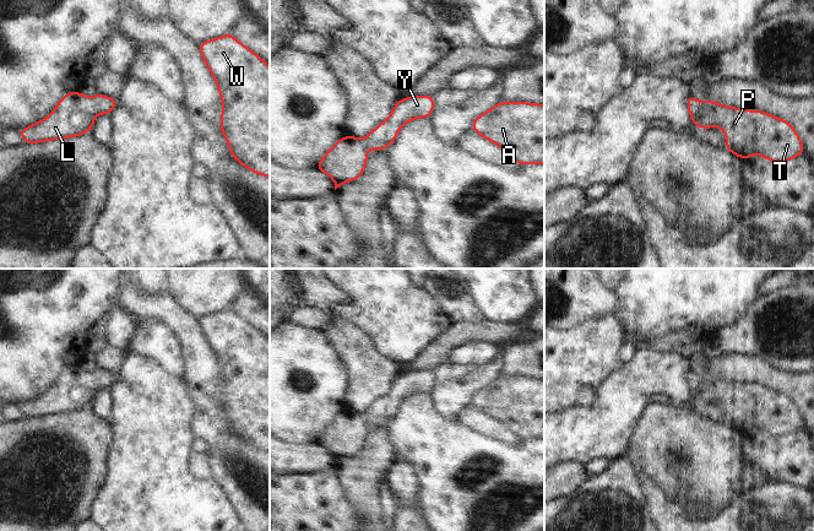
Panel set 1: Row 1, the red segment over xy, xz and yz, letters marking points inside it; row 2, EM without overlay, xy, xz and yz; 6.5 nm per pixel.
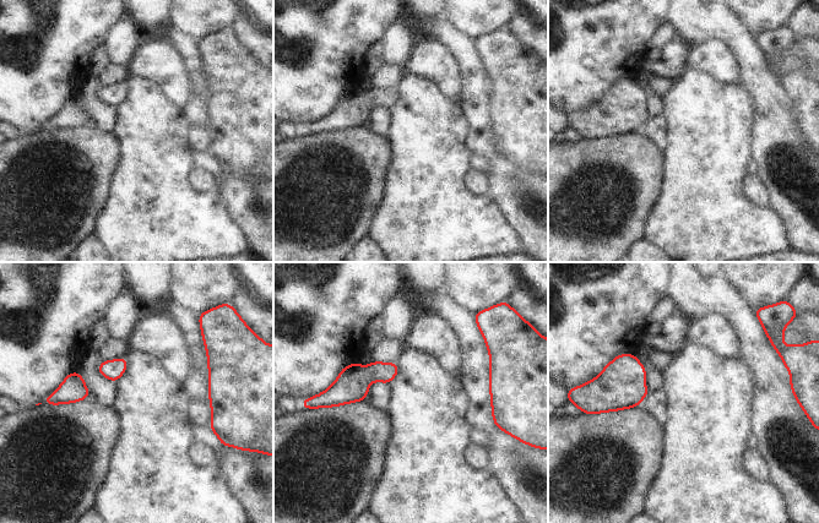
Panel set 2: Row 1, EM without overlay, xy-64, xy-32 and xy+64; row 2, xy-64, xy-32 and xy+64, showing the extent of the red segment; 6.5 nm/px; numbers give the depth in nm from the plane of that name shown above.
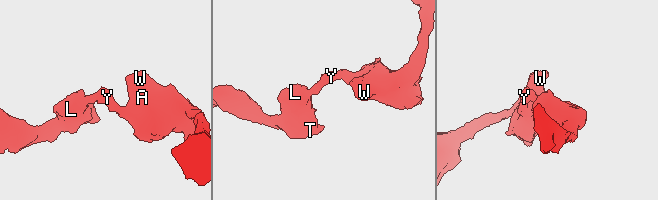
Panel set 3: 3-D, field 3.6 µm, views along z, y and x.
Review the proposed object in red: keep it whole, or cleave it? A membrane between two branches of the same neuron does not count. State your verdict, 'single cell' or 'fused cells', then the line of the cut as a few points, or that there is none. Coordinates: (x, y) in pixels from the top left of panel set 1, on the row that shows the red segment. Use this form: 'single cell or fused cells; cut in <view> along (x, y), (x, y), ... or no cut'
single cell; no cut

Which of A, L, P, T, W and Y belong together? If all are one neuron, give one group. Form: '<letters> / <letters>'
A L P T W Y

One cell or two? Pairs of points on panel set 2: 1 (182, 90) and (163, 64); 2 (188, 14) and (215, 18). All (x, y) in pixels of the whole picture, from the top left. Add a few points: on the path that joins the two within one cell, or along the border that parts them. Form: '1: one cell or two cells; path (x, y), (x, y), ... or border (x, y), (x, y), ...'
1: one cell; path (175, 83), (168, 70)
2: one cell; path (194, 14), (209, 14)

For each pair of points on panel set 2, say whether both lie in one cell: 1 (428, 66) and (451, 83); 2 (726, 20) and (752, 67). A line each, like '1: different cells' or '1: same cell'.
1: same cell
2: same cell

